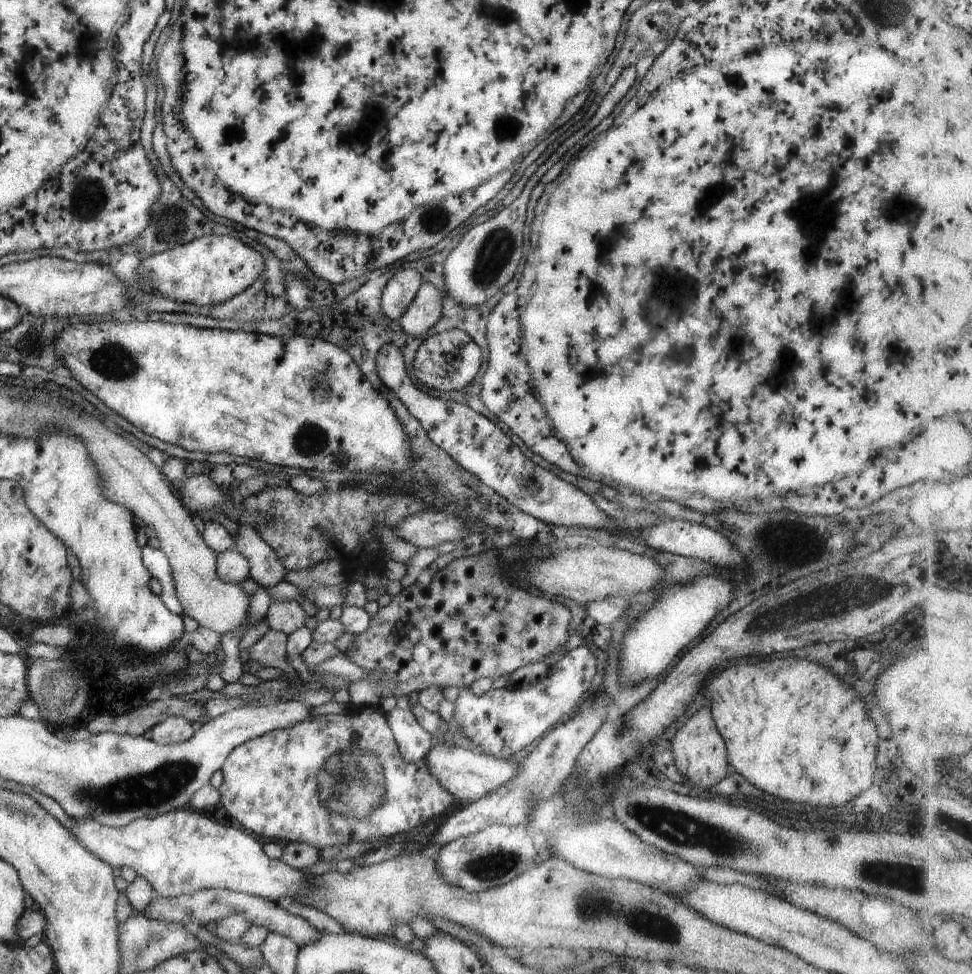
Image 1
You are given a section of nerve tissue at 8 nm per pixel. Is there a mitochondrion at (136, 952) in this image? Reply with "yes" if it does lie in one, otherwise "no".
yes

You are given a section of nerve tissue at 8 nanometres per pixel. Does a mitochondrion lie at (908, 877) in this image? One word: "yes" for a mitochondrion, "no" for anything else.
yes

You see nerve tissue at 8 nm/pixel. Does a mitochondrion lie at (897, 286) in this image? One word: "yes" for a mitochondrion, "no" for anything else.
no

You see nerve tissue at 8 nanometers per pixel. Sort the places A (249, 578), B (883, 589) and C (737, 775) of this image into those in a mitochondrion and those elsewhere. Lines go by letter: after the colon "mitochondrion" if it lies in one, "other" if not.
A: other
B: other
C: other

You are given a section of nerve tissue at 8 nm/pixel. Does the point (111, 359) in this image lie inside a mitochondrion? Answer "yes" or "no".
yes

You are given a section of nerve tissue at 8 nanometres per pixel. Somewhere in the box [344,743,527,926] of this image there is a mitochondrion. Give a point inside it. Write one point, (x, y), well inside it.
(492, 868)

